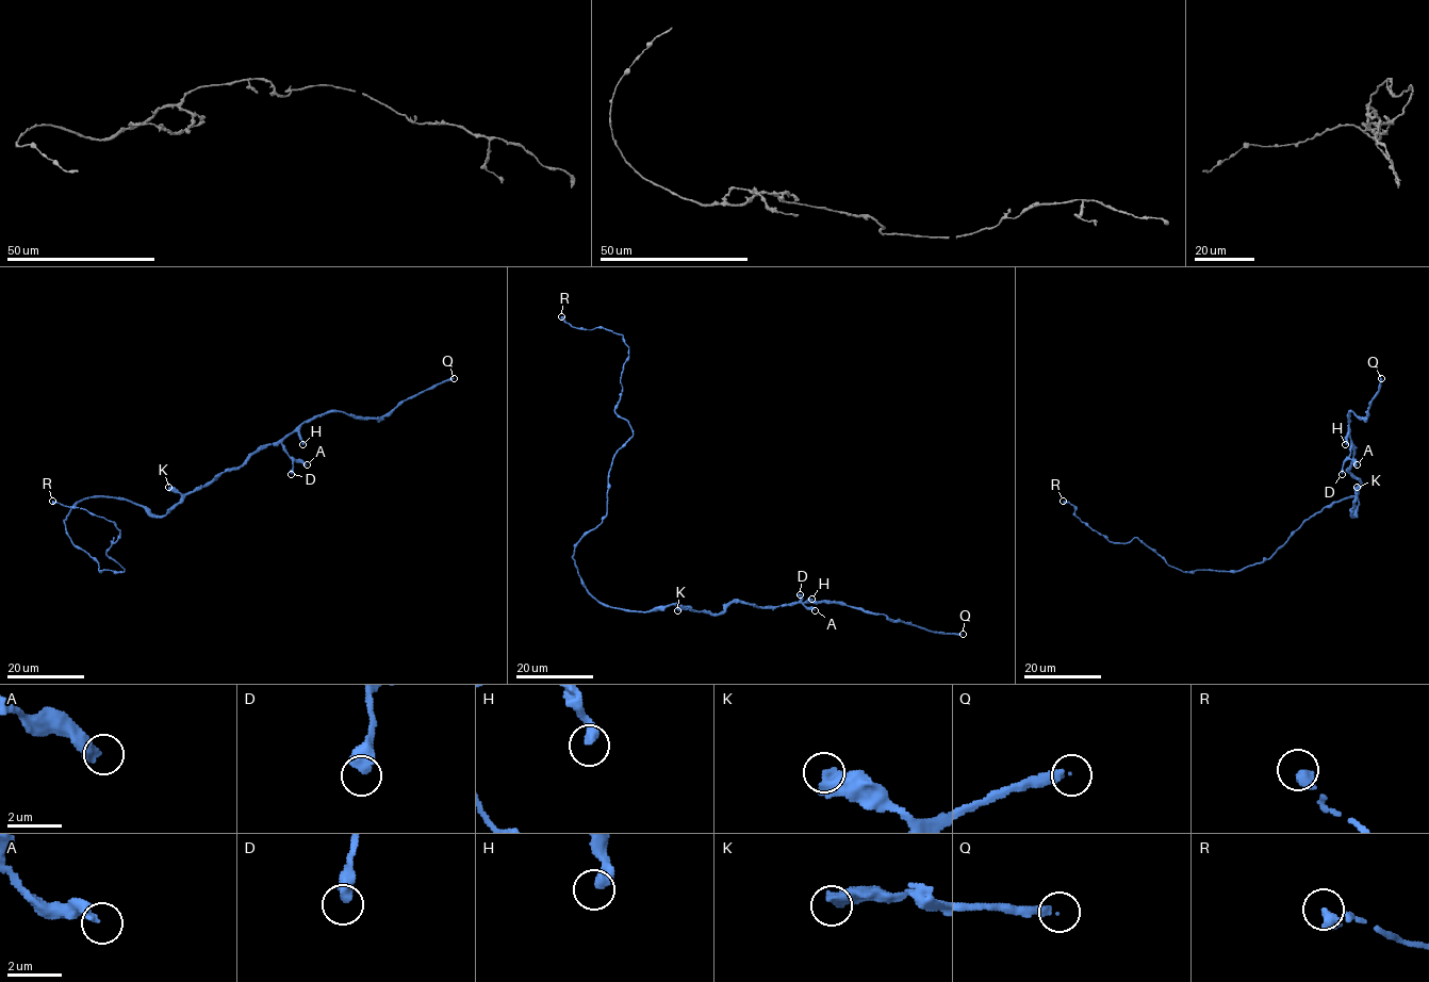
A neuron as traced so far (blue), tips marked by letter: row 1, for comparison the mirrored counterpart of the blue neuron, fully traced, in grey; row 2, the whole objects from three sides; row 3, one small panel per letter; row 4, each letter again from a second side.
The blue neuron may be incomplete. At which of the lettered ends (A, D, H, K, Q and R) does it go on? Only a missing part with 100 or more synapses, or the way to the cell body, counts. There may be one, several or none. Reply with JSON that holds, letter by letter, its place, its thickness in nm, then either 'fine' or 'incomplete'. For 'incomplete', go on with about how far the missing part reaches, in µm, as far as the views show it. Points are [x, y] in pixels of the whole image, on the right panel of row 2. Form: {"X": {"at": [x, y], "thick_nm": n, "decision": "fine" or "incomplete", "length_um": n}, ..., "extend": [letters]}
{"A": {"at": [1357, 464], "thick_nm": 400, "decision": "fine"}, "D": {"at": [1342, 474], "thick_nm": 500, "decision": "fine"}, "H": {"at": [1345, 444], "thick_nm": 360, "decision": "fine"}, "K": {"at": [1357, 487], "thick_nm": 500, "decision": "fine"}, "Q": {"at": [1381, 378], "thick_nm": 280, "decision": "incomplete", "length_um": 90}, "R": {"at": [1063, 501], "thick_nm": 440, "decision": "fine"}, "extend": ["Q"]}

